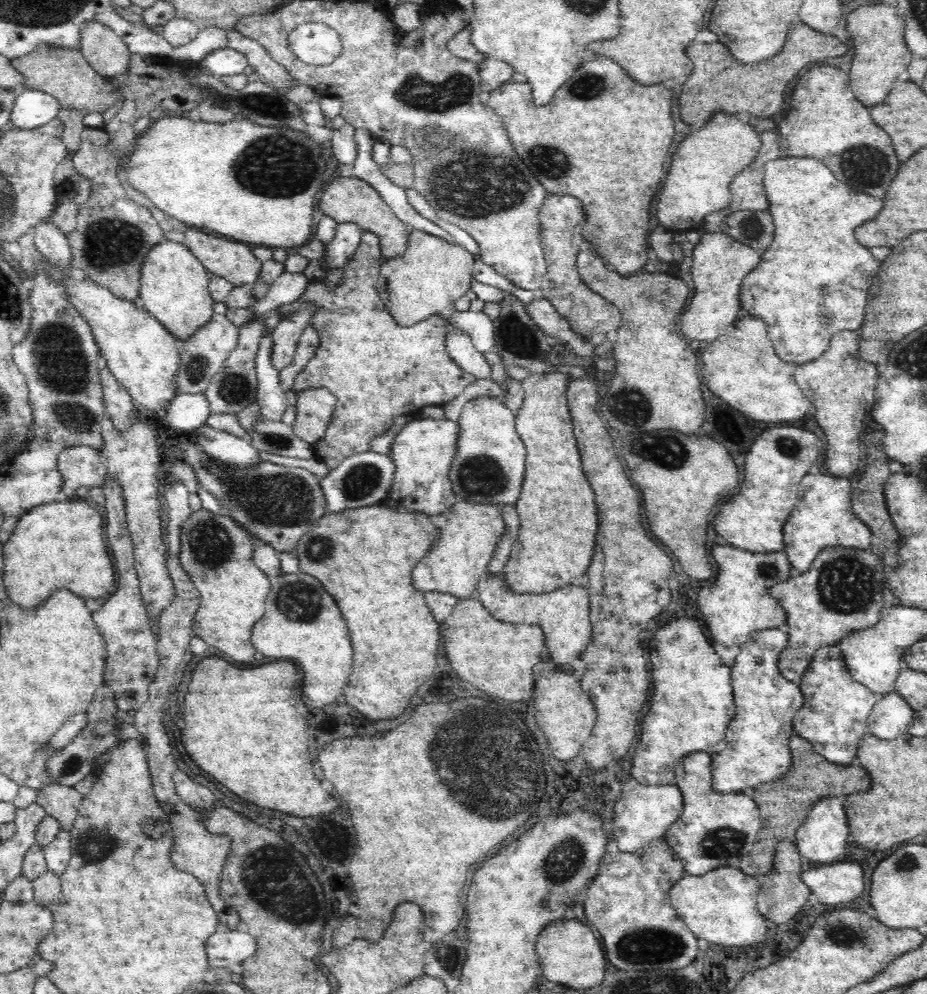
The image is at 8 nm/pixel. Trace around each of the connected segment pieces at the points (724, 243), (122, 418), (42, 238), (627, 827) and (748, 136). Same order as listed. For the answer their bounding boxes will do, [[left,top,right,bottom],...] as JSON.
[[682,230,762,342],[99,357,134,433],[32,188,71,269],[612,784,684,852],[656,114,762,233]]

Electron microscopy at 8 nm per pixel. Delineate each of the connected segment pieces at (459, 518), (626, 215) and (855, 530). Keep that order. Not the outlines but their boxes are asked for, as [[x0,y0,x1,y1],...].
[[414,501,504,599],[484,57,674,275],[784,474,872,572]]

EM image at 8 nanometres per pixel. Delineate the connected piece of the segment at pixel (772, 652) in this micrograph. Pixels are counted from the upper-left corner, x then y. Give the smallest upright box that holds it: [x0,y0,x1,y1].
[712,628,805,793]

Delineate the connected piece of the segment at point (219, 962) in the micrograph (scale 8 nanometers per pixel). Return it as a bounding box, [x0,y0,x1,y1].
[208,923,256,974]

